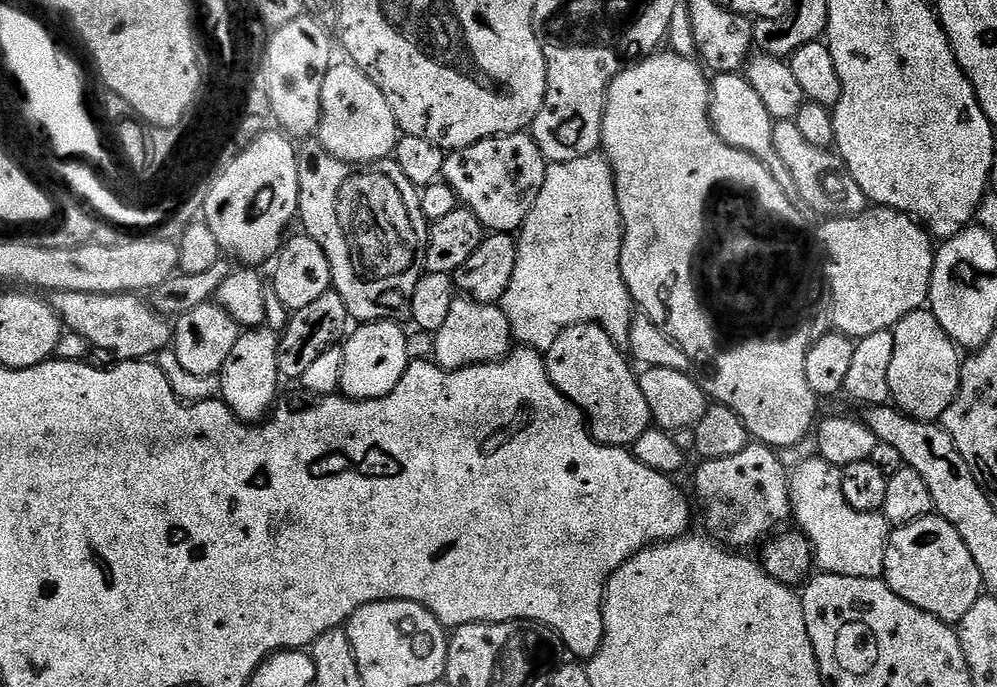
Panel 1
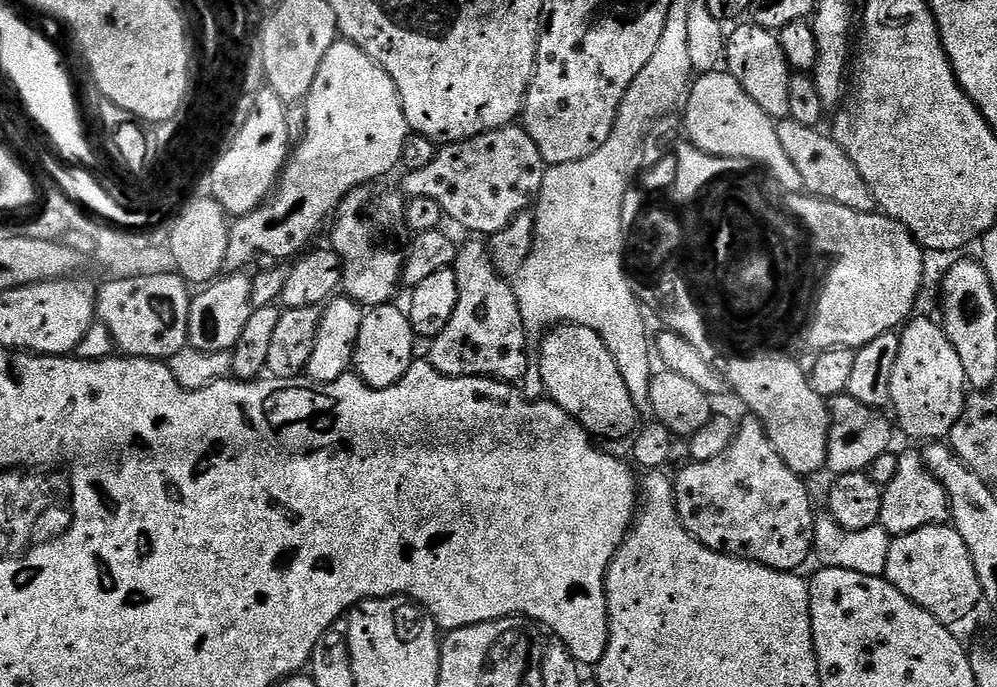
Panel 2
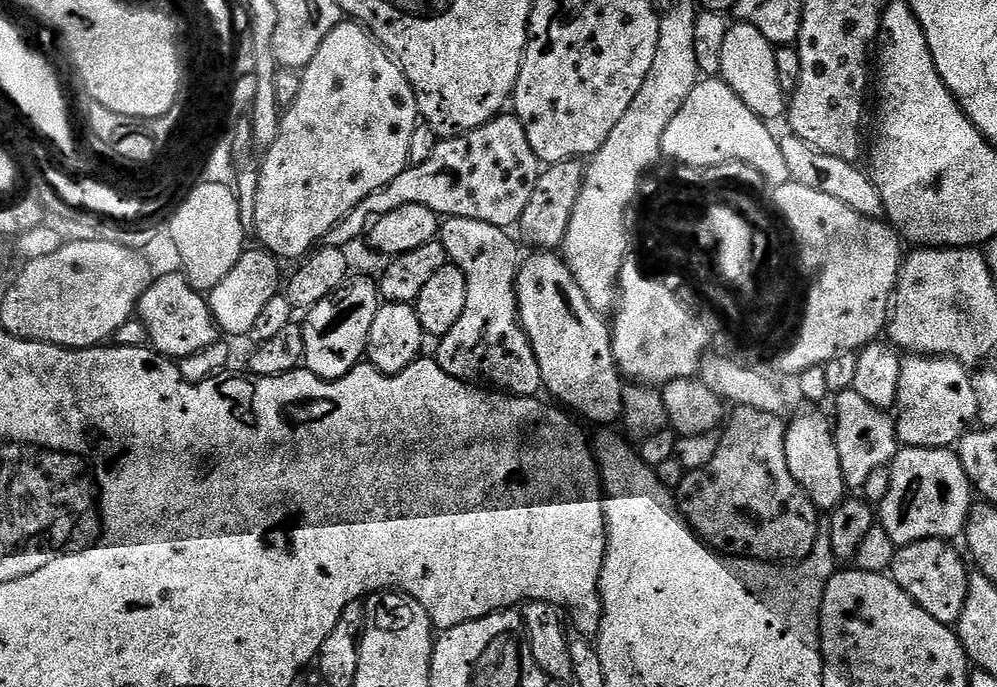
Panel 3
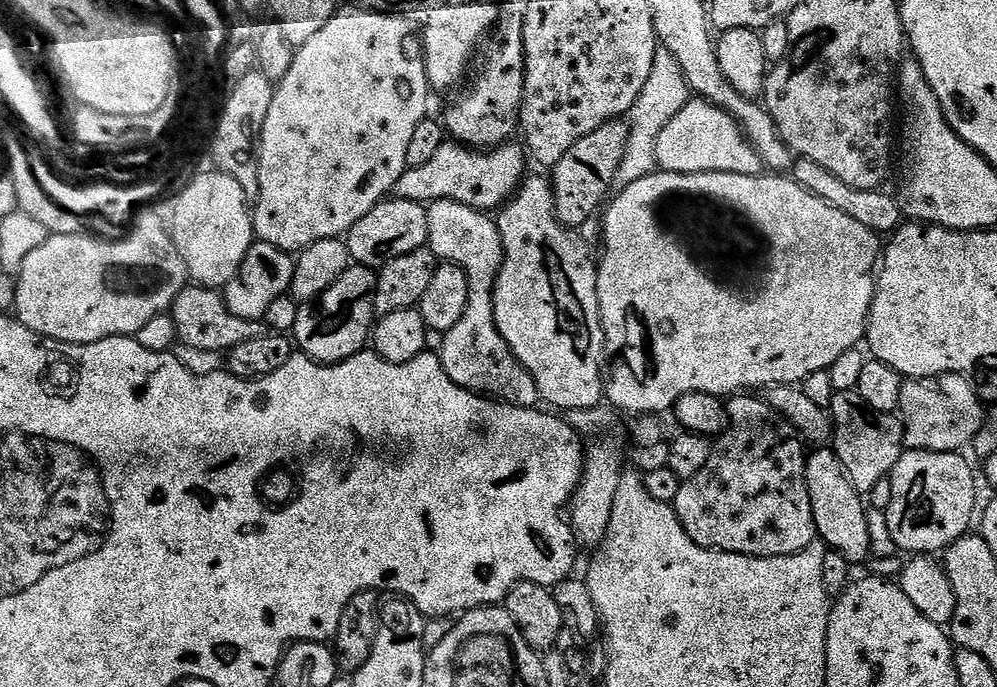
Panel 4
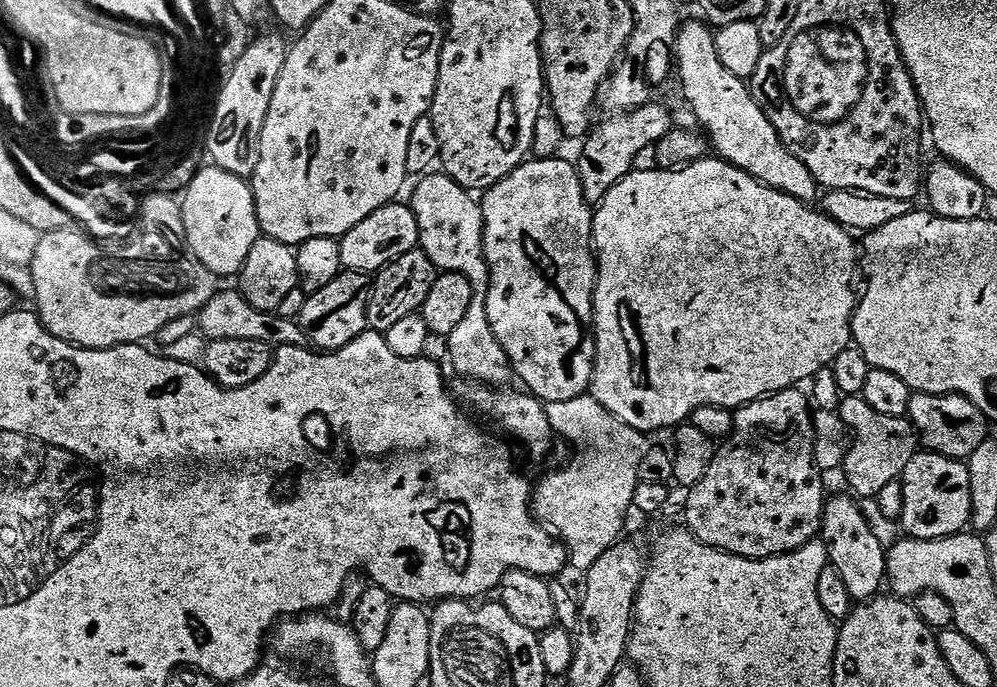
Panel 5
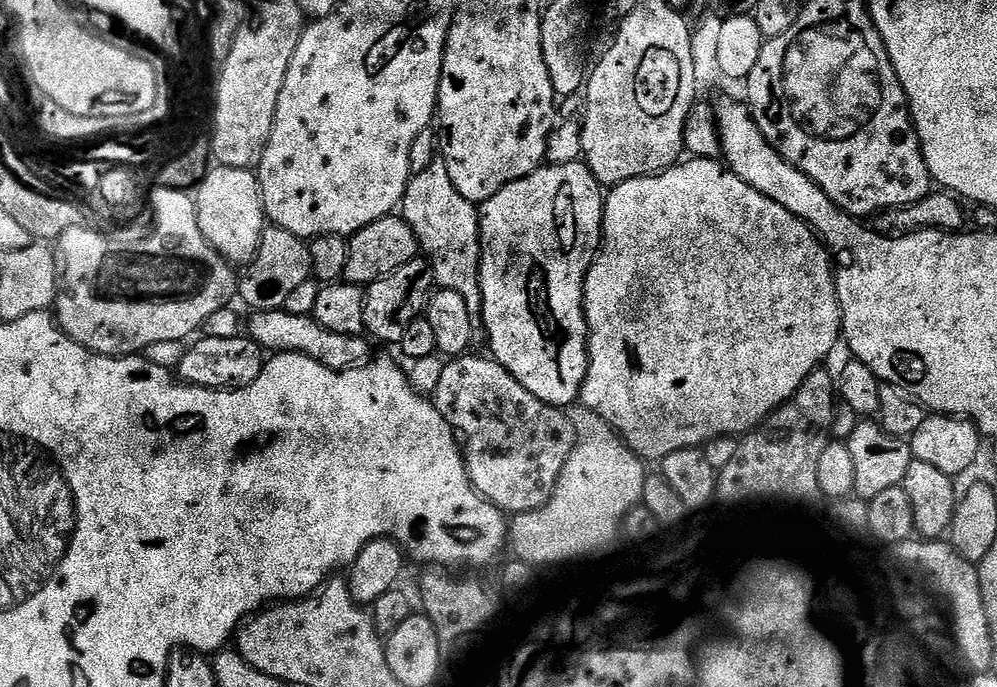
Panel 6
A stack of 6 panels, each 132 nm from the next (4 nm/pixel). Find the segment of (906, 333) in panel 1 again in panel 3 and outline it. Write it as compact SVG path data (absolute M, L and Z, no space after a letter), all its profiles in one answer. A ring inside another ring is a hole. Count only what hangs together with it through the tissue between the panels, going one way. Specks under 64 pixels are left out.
M912 354L907 357L901 363L900 366L900 390L896 395L896 402L898 405L898 413L895 417L895 422L898 432L898 439L901 445L910 447L910 448L952 448L953 445L959 441L961 435L969 431L970 425L968 423L973 423L976 420L976 411L980 408L978 406L978 398L976 397L976 385L974 383L973 377L970 375L968 377L969 369L965 365L961 364L959 360L954 360L951 358L933 358L930 356L922 356L919 354Z

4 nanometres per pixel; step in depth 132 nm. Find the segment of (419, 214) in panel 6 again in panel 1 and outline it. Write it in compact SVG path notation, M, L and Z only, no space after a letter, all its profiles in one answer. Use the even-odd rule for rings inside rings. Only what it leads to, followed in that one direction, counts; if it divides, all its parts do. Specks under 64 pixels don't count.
M457 298L452 303L450 314L446 318L442 330L438 330L434 335L436 338L435 363L448 372L478 366L479 364L496 364L498 361L503 360L514 347L510 322L506 318L503 307L499 303L483 304L477 300L467 298Z

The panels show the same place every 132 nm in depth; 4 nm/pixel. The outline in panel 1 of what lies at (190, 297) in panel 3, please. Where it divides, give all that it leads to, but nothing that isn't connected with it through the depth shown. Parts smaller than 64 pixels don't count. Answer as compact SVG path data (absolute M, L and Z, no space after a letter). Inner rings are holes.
M53 292L52 308L60 315L61 325L77 332L86 343L105 352L116 362L146 360L169 347L173 329L143 295L131 292L114 294L82 294L81 292Z

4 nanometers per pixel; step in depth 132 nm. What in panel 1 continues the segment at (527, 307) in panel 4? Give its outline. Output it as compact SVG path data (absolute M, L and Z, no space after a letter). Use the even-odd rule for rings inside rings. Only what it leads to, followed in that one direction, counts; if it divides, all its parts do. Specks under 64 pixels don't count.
M576 324L567 328L558 338L558 342L550 346L546 353L546 363L550 382L554 382L557 390L566 398L570 398L570 402L577 404L587 419L593 438L600 444L609 444L612 448L628 448L636 444L648 428L653 427L650 405L642 394L637 373L632 373L633 365L629 357L610 338L610 334L606 334L604 328L599 328L597 324Z

